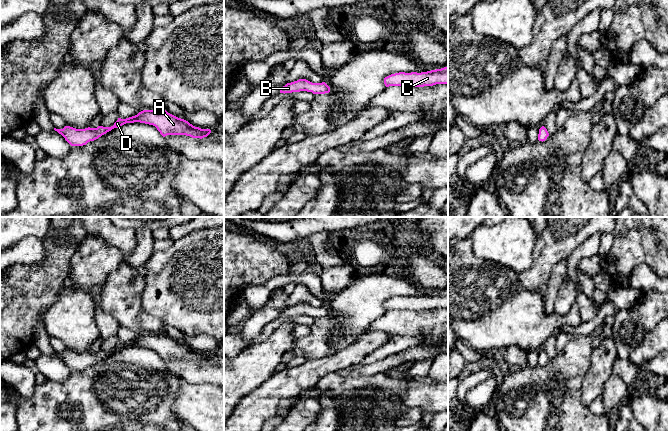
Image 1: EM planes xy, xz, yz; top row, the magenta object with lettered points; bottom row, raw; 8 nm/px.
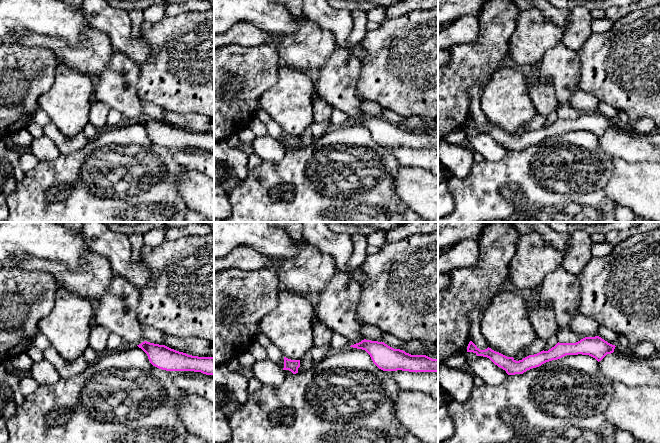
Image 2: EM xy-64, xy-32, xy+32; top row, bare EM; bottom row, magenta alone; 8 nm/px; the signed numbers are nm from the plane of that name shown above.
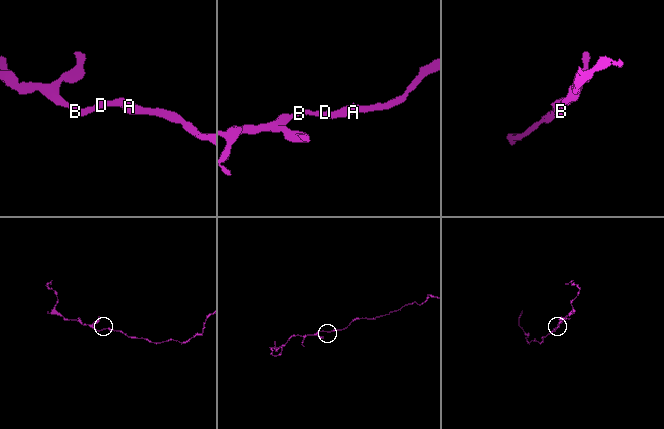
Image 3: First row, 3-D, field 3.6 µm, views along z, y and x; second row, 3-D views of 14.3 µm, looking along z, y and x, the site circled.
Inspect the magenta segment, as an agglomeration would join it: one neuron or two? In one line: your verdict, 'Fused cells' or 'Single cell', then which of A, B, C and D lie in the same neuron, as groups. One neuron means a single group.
Single cell. Groups: A B C D

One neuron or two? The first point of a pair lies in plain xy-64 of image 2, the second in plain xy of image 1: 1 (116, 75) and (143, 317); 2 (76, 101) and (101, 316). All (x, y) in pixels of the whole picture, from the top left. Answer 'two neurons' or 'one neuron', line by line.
1: two neurons
2: two neurons

